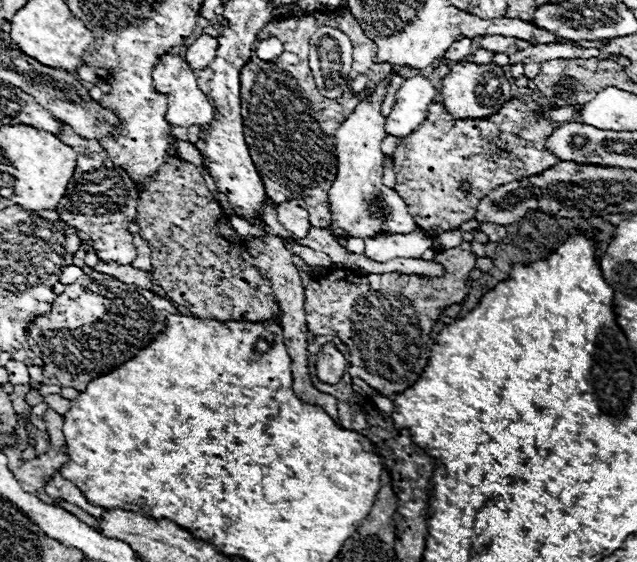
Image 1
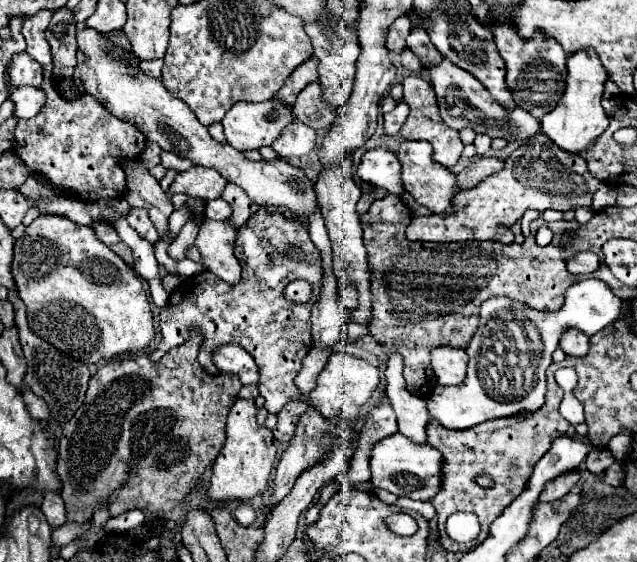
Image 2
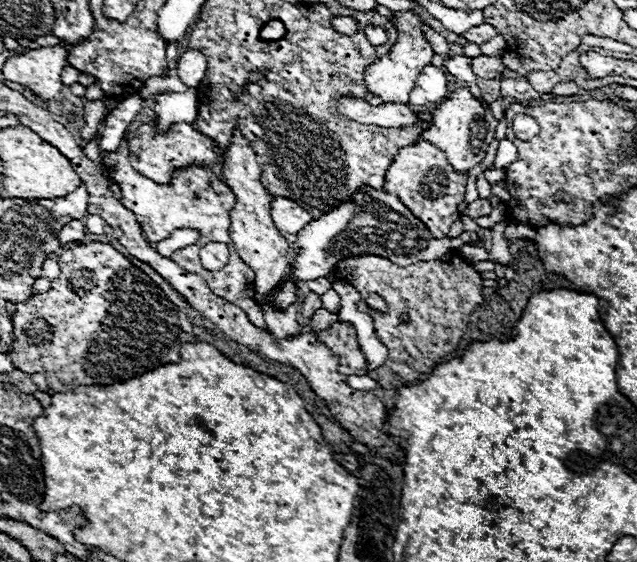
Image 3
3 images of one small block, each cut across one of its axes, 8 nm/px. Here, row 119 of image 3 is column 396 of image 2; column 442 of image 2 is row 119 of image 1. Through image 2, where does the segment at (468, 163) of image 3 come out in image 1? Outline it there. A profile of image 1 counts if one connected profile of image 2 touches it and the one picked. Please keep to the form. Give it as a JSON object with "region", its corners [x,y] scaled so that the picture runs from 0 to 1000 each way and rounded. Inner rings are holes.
{"region":[[[722,110],[716,114],[697,139],[694,139],[694,181],[703,192],[703,199],[716,214],[728,210],[766,210],[779,203],[794,178],[801,178],[801,142],[788,117],[769,110],[769,114],[744,114],[744,110]]]}

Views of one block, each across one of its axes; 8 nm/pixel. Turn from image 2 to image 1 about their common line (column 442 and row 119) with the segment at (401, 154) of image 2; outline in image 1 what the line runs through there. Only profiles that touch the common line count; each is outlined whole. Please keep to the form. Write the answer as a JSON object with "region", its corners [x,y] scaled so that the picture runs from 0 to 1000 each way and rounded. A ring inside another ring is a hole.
{"region":[[[254,96],[251,110],[242,117],[242,146],[245,146],[245,160],[257,164],[264,171],[264,196],[261,196],[261,214],[264,221],[273,224],[317,224],[327,221],[336,210],[336,189],[330,185],[330,178],[314,164],[311,146],[308,146],[308,132],[305,125],[289,110],[289,103],[283,103],[279,96]]]}

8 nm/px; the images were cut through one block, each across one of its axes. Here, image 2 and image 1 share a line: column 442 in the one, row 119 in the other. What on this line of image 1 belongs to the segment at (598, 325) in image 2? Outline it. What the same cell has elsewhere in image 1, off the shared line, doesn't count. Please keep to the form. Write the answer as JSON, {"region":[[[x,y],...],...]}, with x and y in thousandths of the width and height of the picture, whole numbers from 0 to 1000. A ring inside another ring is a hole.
{"region":[[[662,135],[641,139],[625,167],[622,181],[606,206],[606,235],[634,246],[647,238],[672,206],[672,185],[681,178],[684,157]]]}

